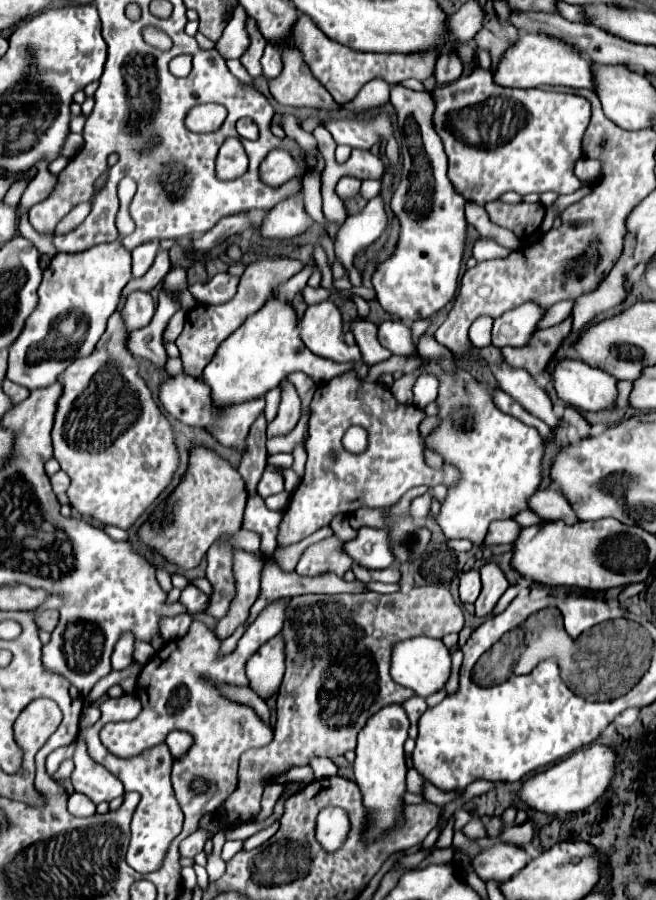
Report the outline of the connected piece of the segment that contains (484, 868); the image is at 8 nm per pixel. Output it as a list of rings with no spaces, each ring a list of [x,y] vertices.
[[[495,844],[487,850],[481,850],[471,860],[471,866],[483,882],[505,882],[513,874],[517,874],[517,870],[521,870],[527,862],[529,856],[523,848],[513,844]]]

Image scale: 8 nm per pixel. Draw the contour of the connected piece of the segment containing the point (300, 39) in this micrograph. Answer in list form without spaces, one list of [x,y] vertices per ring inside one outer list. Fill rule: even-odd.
[[[299,14],[295,22],[295,32],[289,34],[289,46],[297,48],[303,54],[305,64],[309,66],[311,74],[327,88],[327,92],[335,98],[337,104],[347,104],[357,96],[357,92],[371,80],[383,78],[389,84],[397,84],[407,78],[417,78],[419,82],[425,82],[433,76],[435,60],[439,54],[377,54],[377,52],[357,52],[345,44],[339,44],[325,36],[317,24],[305,16]]]

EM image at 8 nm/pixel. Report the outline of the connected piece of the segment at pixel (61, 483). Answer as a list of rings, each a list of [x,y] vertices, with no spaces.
[[[57,472],[57,474],[49,476],[49,480],[51,480],[51,486],[53,486],[55,494],[67,492],[67,488],[69,488],[69,476],[65,472]]]

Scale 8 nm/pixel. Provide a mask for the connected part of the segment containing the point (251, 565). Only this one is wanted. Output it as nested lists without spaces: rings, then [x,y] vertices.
[[[237,550],[233,554],[233,574],[235,574],[237,594],[229,606],[229,614],[225,618],[221,618],[217,622],[217,626],[213,628],[213,634],[219,640],[229,638],[241,624],[247,622],[249,610],[261,592],[259,582],[261,582],[263,566],[265,566],[265,562],[257,554],[251,554],[245,550]]]

